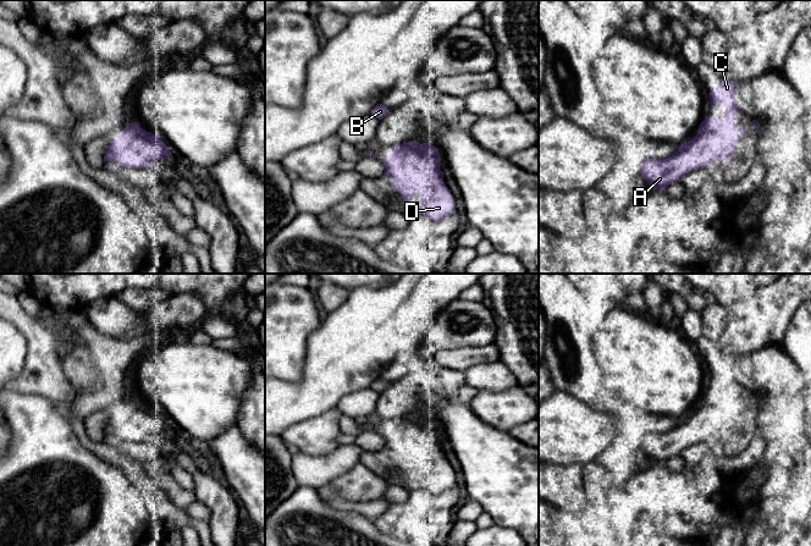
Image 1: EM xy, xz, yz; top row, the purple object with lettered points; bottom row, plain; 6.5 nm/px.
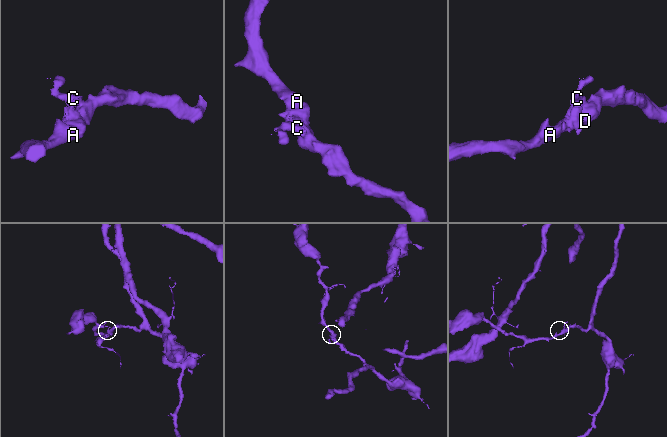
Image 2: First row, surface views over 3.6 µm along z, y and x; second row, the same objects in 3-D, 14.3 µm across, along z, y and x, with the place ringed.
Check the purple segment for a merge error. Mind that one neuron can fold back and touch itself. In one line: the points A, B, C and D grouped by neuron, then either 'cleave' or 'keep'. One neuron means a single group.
A B C D | keep

